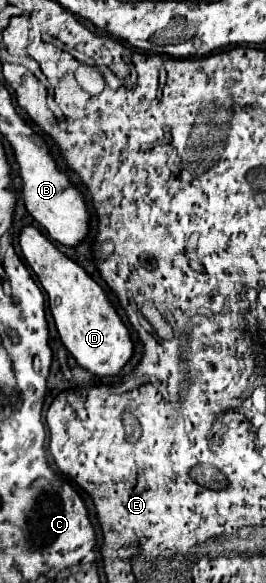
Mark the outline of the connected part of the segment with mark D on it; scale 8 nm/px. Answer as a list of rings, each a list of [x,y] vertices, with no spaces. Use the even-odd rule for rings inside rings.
[[[26,226],[22,230],[20,248],[26,262],[30,264],[30,268],[34,270],[42,288],[48,294],[48,306],[60,332],[60,338],[68,352],[76,358],[78,366],[98,378],[116,376],[134,356],[134,342],[128,326],[120,320],[106,292],[84,272],[84,268],[66,258],[34,226]]]

